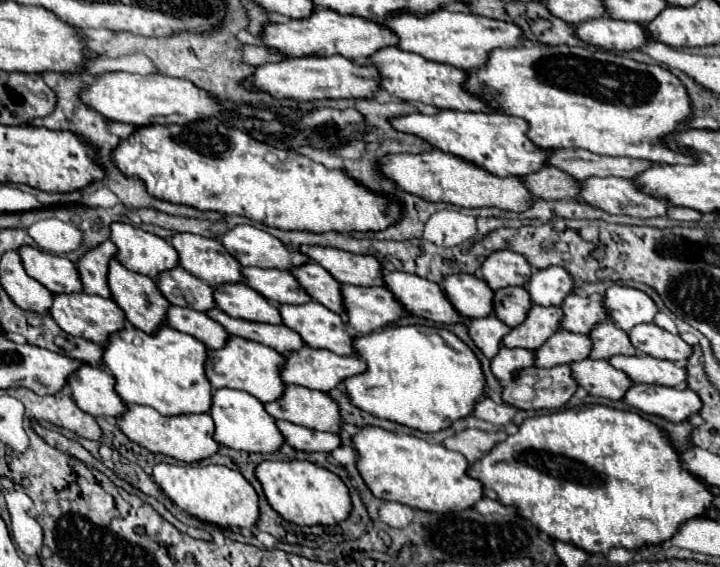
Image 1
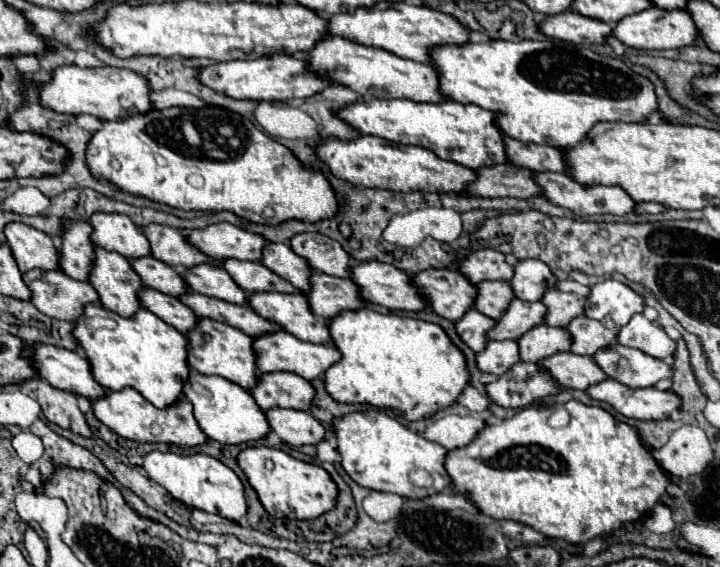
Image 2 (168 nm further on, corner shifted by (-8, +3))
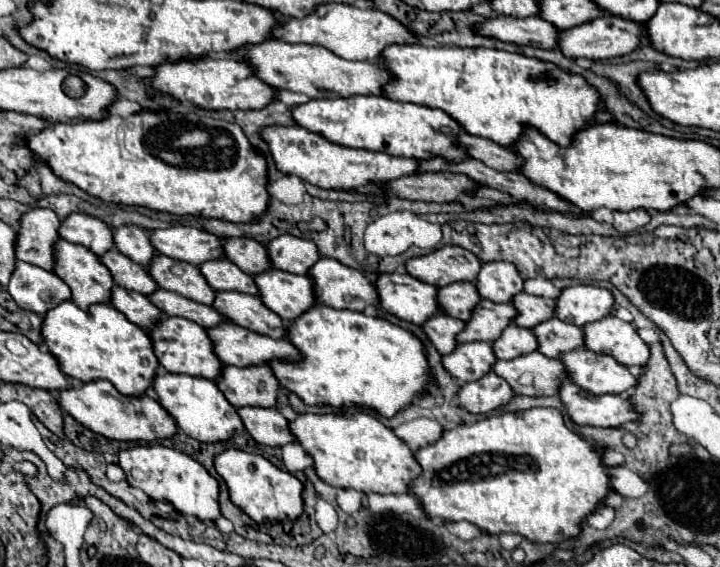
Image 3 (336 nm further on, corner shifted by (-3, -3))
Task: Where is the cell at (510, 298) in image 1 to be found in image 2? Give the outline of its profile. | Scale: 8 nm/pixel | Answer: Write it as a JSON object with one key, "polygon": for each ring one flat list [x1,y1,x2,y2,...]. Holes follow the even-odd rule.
{"polygon":[[484,280,484,282,476,284,476,288,478,288,478,296,476,296,474,308,492,320,498,320,502,310,506,310,510,300,514,298,508,282]]}

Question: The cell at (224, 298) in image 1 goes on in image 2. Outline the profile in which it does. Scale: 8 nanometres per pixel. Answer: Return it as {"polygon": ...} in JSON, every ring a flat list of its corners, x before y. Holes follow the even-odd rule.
{"polygon":[[204,262,192,268,184,268,182,272,184,282,198,294,214,296,232,304,246,304,248,294,238,288,238,284,224,272,224,268,218,268,212,262]]}

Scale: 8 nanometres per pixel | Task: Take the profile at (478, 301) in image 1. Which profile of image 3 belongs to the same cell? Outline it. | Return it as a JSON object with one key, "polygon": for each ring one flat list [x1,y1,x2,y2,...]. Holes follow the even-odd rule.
{"polygon":[[381,274,375,284,379,290,379,306,407,322,425,324,441,312,437,298,439,288,421,282,411,274]]}

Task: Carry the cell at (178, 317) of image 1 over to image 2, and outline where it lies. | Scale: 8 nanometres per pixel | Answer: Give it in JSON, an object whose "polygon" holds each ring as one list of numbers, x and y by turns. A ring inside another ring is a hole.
{"polygon":[[142,288,138,292,138,300,142,308,148,308,152,314,156,314,160,320,174,326,182,334,196,326,196,314,174,296,162,294,152,288]]}

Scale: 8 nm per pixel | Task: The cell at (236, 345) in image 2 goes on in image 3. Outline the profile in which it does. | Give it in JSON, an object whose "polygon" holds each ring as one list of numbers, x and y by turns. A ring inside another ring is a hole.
{"polygon":[[165,318,159,322,155,330,149,330,149,336,155,346,155,354,159,358,159,364,173,374,189,374,199,376,207,380,219,380,223,372,223,362,215,354,215,344,209,338,207,330,199,326,197,322,191,322,187,318]]}

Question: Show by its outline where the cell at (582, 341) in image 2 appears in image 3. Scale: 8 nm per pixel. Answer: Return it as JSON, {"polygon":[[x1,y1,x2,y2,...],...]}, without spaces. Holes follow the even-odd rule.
{"polygon":[[551,318,533,328,539,340,539,352,549,358,559,358,563,352,573,352,585,346,585,332,569,322]]}

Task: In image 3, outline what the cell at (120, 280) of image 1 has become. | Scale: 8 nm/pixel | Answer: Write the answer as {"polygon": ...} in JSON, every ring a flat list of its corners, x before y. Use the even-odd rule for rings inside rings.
{"polygon":[[59,240,55,244,55,274,67,282,67,286,73,292,73,302,81,308,81,310,89,310,91,304,107,304,111,300,111,290,115,286,113,276,109,272,109,268,99,260,97,254,93,254,89,248,79,246,79,244,71,244,67,240]]}

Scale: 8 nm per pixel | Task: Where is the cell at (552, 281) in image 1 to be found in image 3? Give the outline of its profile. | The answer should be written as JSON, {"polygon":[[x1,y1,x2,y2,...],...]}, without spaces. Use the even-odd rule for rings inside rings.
{"polygon":[[485,262,477,278,477,288,491,302,513,302,513,296,523,292,525,278,511,262]]}

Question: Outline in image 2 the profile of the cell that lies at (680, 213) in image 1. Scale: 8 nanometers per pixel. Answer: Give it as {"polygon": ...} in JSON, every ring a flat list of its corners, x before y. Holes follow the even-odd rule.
{"polygon":[[640,202,640,204,636,204,636,214,660,214,660,212,664,212,666,208,662,206,662,204,658,204,658,202]]}

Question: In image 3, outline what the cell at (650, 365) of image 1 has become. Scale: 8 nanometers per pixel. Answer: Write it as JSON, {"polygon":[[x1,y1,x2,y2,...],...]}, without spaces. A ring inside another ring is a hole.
{"polygon":[[579,348,561,354,559,360,565,364,569,380,573,380,591,394,627,392,639,382,637,376,633,376,625,364,617,362,609,354,597,354,587,348]]}

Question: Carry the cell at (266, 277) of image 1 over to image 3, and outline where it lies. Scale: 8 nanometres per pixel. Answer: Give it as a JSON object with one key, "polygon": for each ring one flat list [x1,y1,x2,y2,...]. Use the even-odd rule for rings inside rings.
{"polygon":[[231,260,205,262,201,266,201,272,205,274,209,286,217,292,235,290,235,292,245,292,245,294,259,294,255,278,239,270]]}

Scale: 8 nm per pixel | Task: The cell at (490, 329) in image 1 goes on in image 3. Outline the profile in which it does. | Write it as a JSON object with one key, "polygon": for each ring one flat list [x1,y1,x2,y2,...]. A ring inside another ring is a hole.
{"polygon":[[435,314,431,320,423,324,423,330,431,338,431,342,437,346,437,350,447,356,455,352,457,348,457,334,465,330,465,322,459,322,457,318,447,318,447,314]]}

